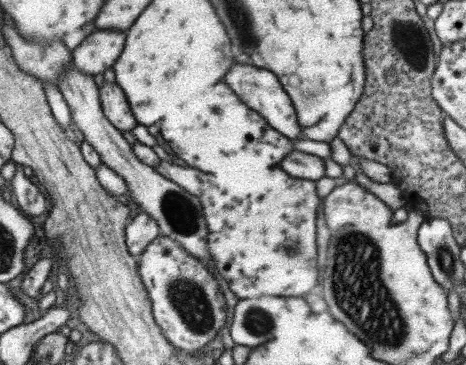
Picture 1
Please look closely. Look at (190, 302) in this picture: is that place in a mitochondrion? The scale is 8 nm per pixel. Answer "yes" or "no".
yes

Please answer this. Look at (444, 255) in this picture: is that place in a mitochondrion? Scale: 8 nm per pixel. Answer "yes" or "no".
yes

